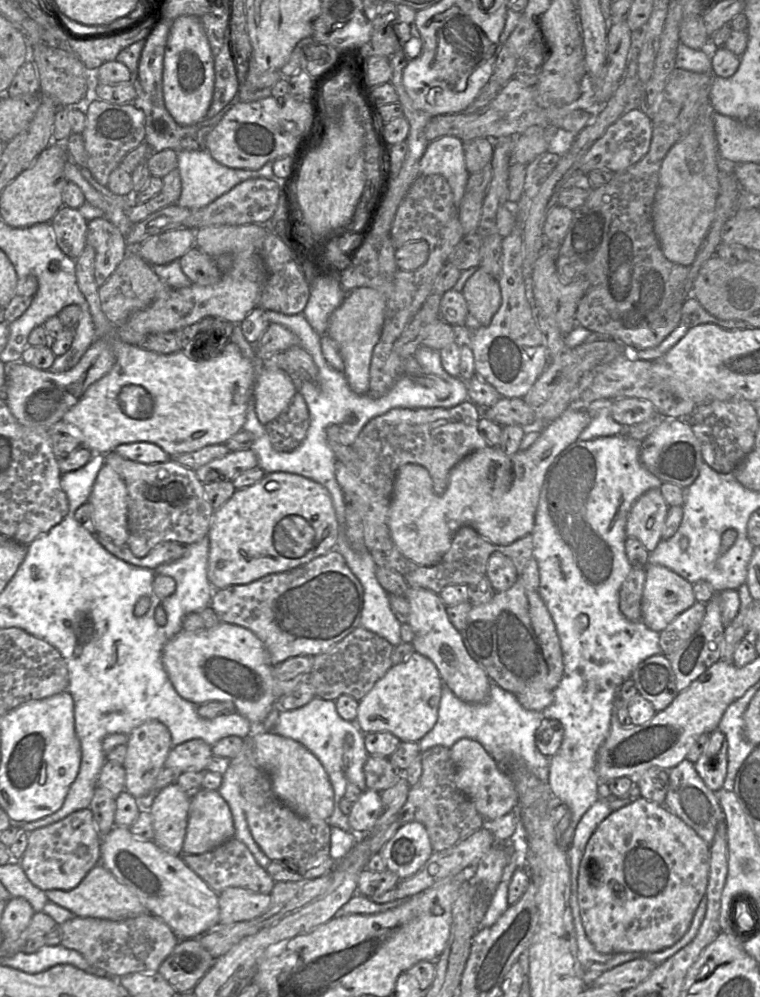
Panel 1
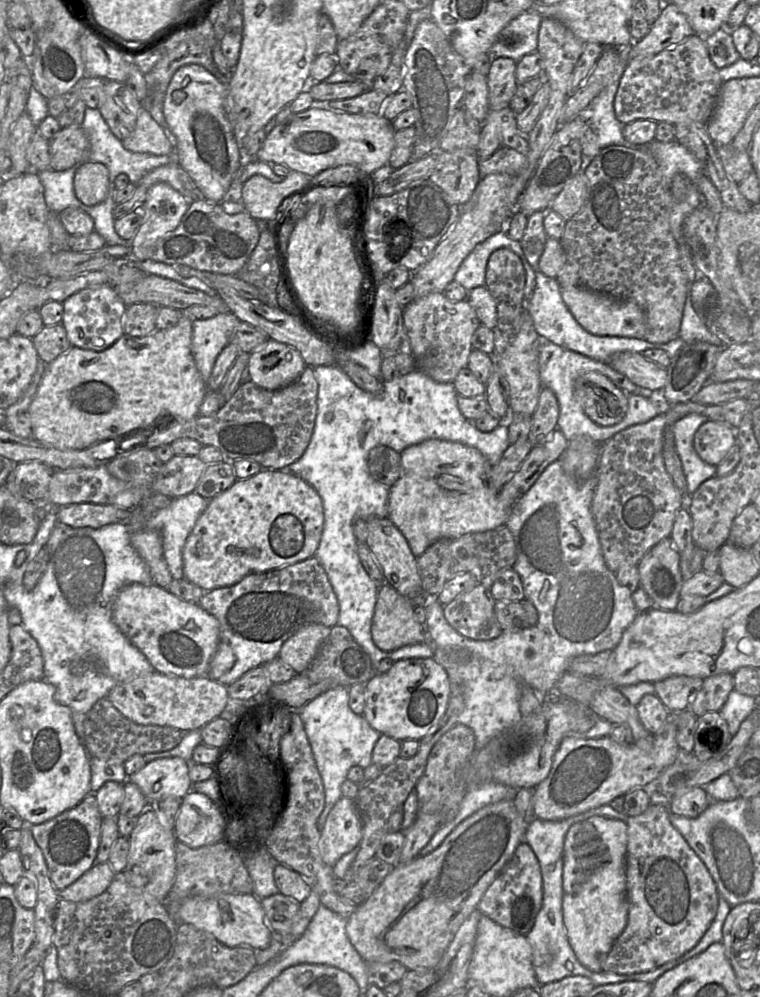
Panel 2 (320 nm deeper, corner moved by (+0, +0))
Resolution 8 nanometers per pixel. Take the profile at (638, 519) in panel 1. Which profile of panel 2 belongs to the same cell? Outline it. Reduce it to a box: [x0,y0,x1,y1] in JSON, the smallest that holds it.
[592,401,727,573]

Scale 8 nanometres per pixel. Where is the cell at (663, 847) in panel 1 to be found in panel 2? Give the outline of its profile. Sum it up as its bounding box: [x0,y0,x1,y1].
[601,803,719,975]

